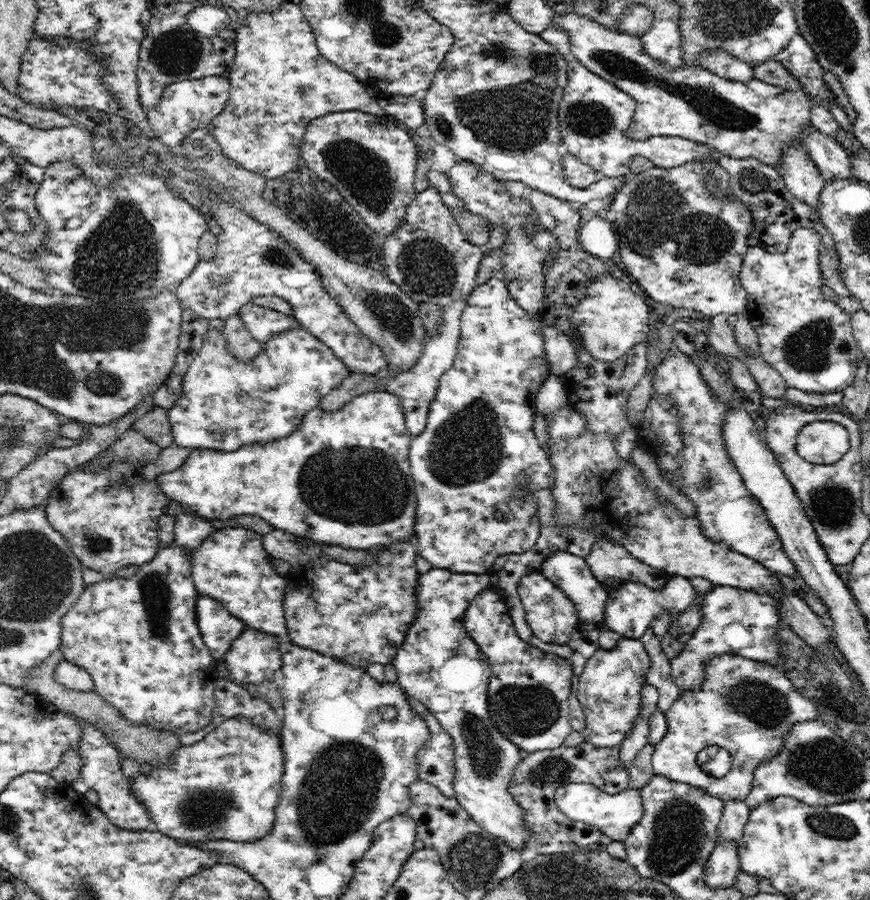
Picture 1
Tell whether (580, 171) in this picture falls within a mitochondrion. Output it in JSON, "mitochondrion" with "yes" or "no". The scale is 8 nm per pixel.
{"mitochondrion":"no"}

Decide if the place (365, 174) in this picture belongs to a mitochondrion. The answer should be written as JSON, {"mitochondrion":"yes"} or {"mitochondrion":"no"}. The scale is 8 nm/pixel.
{"mitochondrion":"yes"}

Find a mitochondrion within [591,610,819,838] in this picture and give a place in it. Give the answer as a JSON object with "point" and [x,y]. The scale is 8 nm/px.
{"point":[765,705]}

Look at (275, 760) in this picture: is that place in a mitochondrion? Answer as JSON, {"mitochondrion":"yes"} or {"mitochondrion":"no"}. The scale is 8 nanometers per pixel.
{"mitochondrion":"no"}

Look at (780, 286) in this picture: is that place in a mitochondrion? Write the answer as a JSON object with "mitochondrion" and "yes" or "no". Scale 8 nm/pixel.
{"mitochondrion":"no"}

